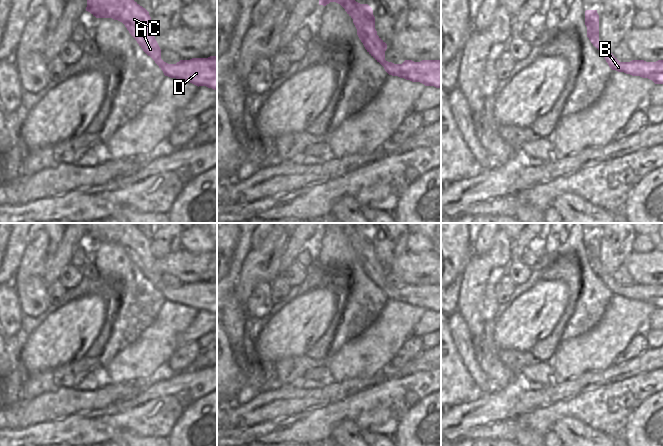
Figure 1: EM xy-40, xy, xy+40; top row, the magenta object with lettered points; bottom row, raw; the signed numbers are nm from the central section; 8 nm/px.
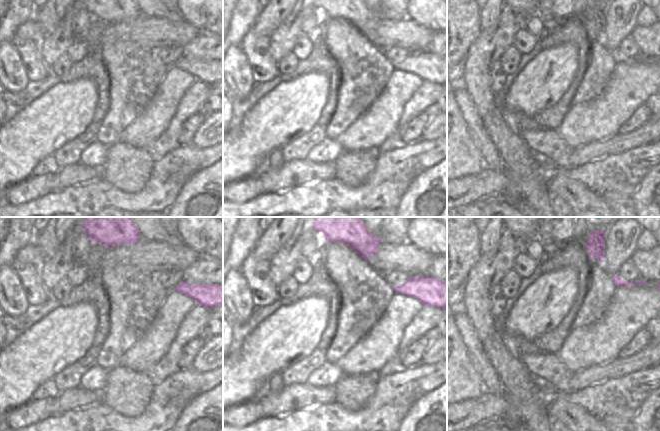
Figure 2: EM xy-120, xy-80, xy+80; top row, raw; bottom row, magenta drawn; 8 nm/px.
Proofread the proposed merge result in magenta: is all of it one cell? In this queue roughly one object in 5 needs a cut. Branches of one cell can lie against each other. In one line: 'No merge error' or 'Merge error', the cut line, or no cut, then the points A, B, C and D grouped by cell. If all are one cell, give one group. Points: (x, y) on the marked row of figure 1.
No merge error. No split. Groups: A B C D.

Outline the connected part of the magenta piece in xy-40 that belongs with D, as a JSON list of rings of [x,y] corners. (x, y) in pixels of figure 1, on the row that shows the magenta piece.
[[[87,0],[86,11],[96,18],[112,18],[122,22],[165,76],[217,90],[217,56],[180,60],[176,64],[164,62],[151,29],[149,12],[134,0]]]

